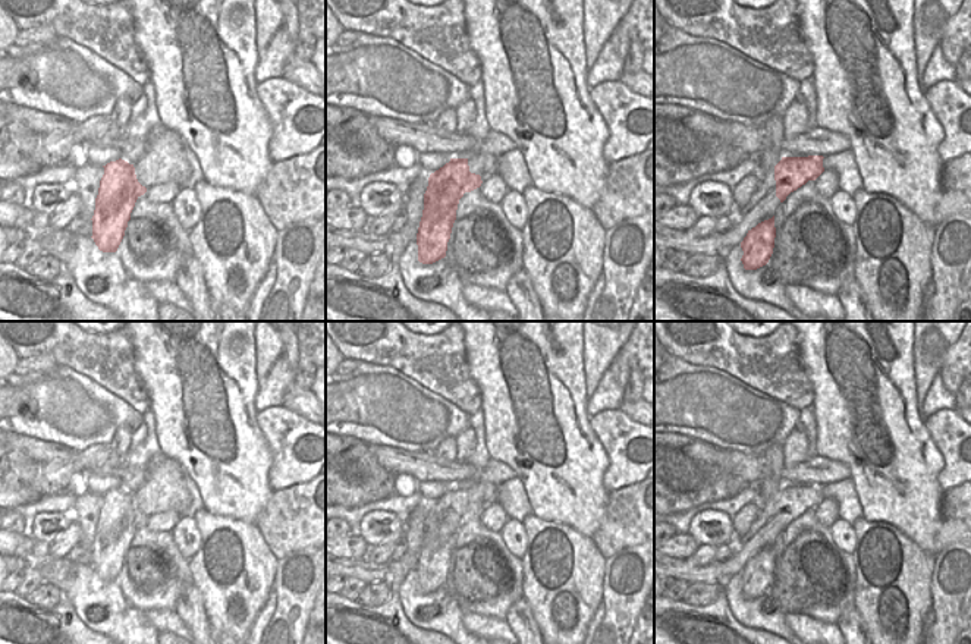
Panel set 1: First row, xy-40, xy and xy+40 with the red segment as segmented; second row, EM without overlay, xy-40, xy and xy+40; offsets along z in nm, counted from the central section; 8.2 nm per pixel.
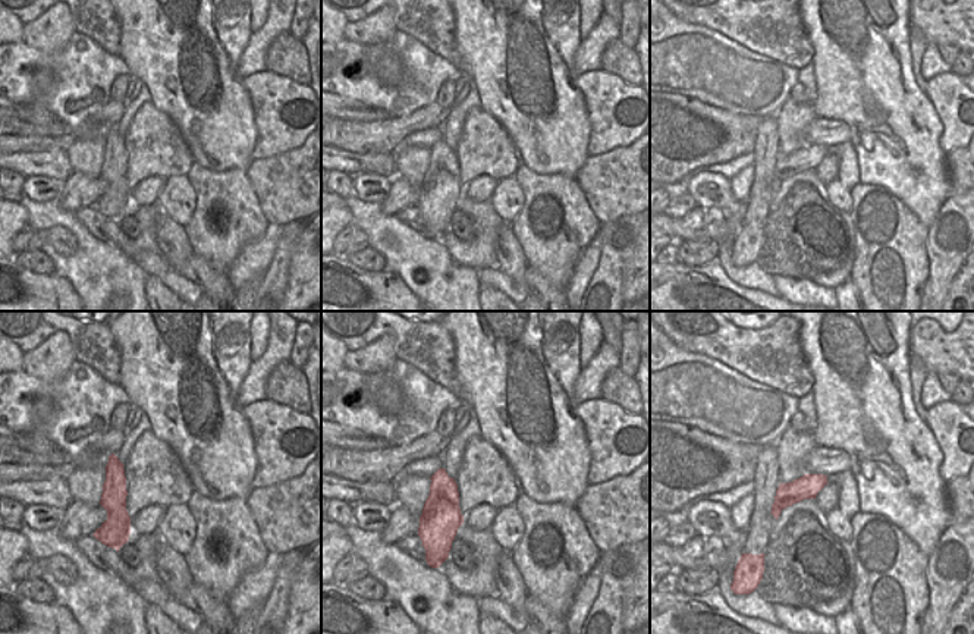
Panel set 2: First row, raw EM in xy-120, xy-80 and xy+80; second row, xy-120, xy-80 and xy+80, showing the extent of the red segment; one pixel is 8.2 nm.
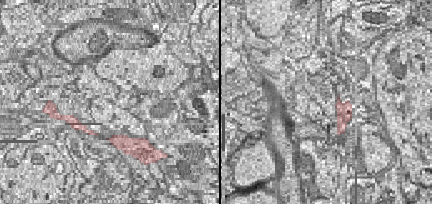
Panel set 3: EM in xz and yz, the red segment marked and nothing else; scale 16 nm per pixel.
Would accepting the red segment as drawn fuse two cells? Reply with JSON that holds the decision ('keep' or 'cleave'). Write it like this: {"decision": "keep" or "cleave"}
{"decision": "cleave"}

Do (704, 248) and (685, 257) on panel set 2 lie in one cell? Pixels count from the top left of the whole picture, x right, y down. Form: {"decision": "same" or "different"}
{"decision": "same"}

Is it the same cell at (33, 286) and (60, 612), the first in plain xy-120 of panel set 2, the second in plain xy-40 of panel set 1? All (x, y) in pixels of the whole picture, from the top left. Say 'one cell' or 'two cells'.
one cell

